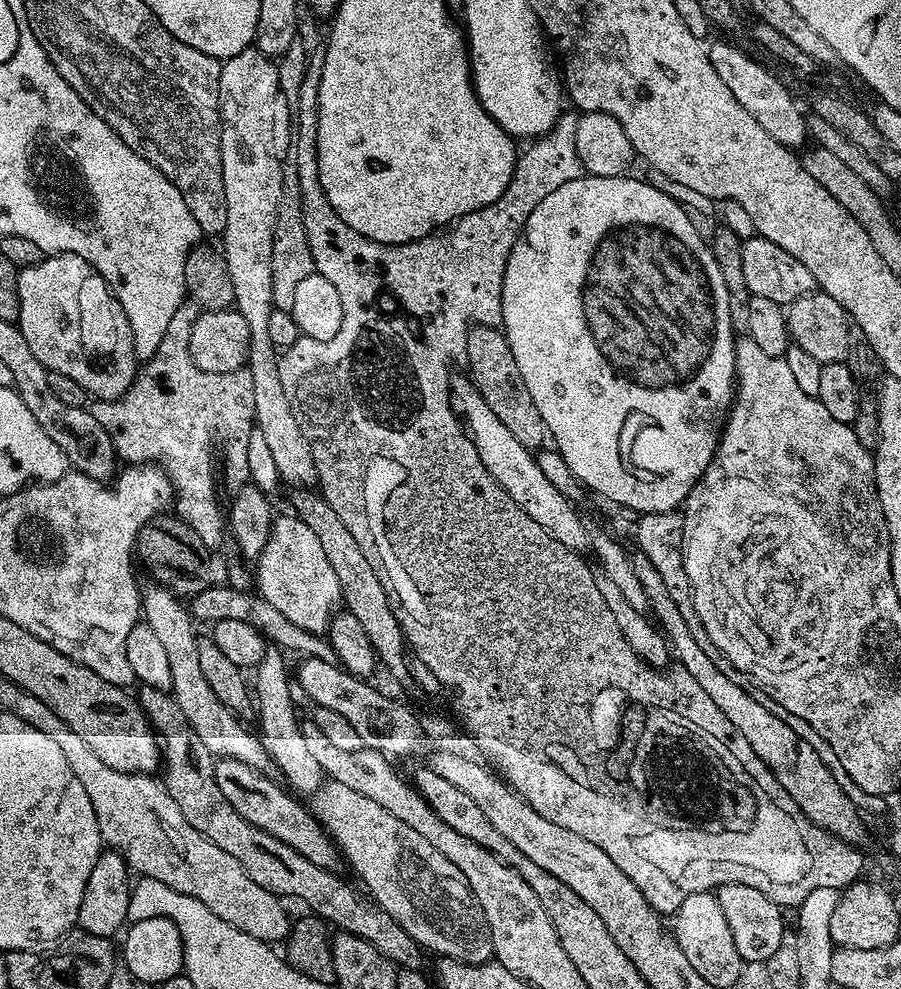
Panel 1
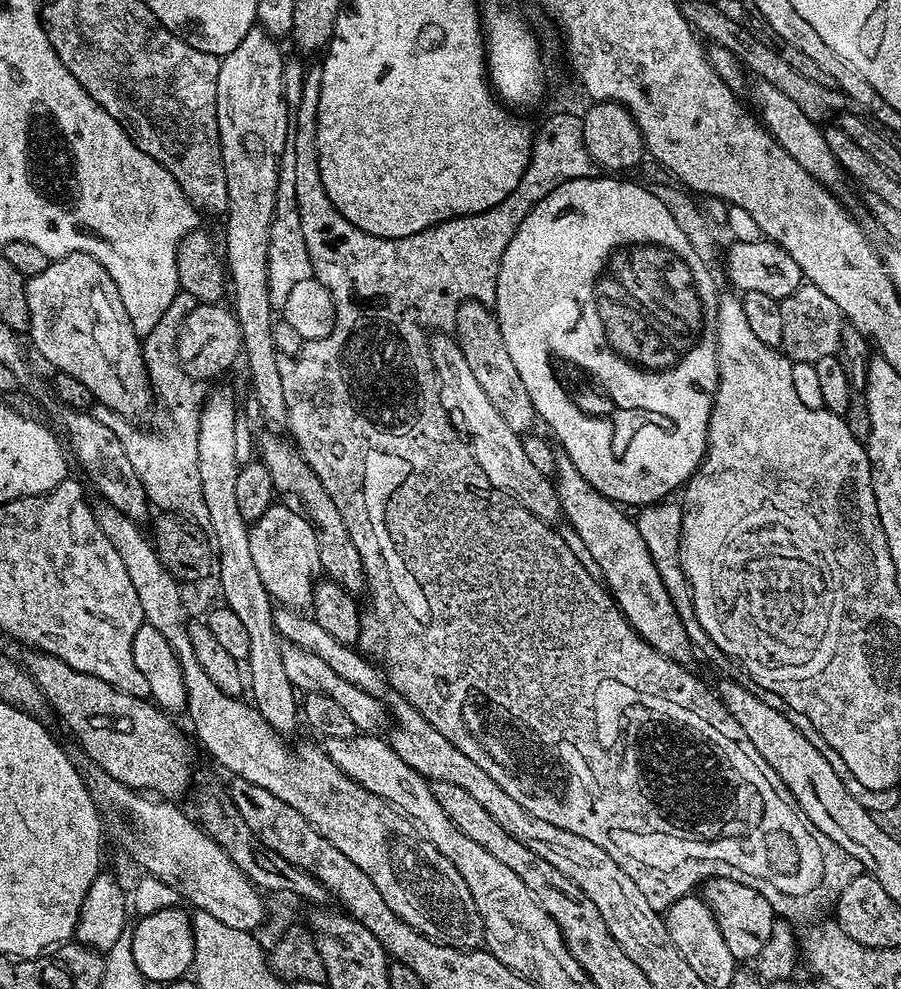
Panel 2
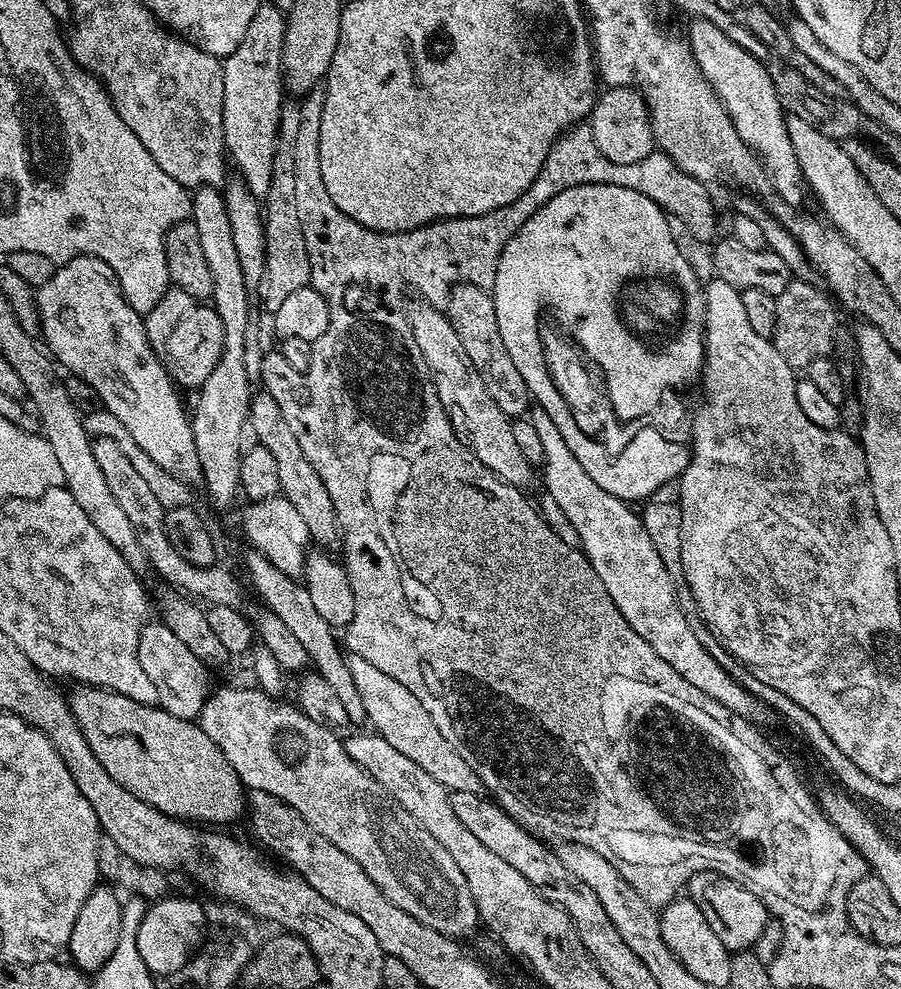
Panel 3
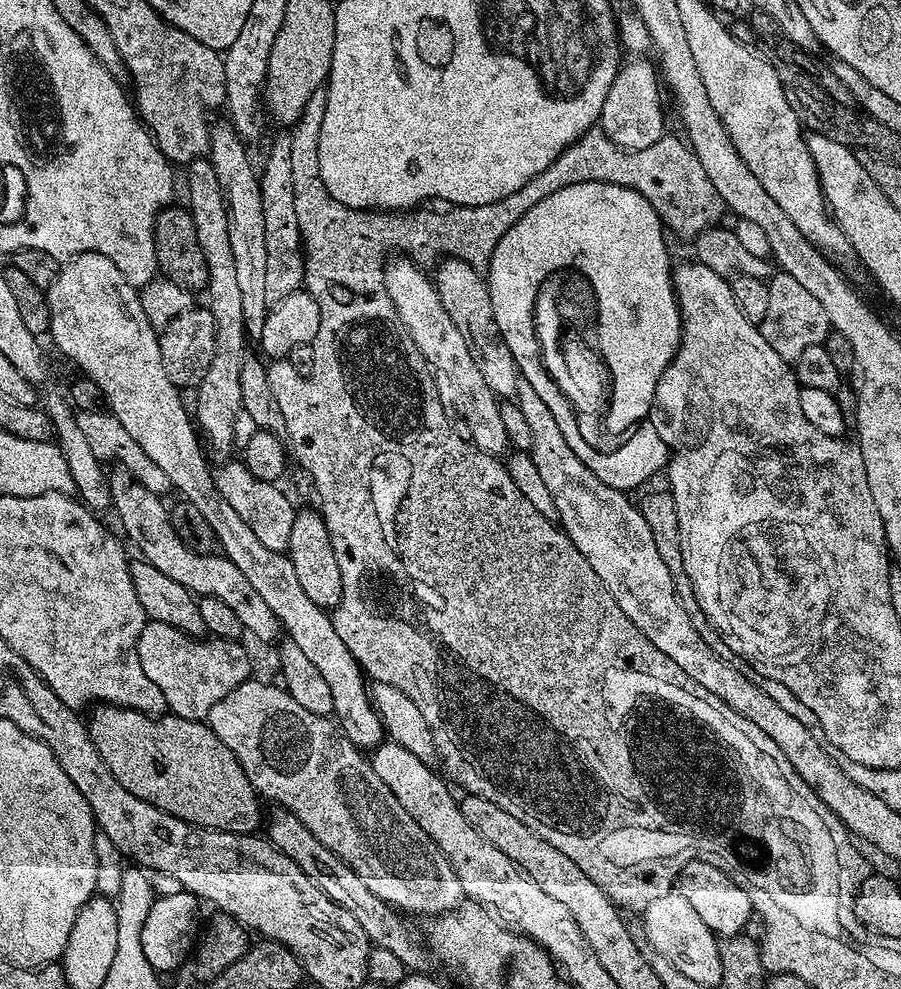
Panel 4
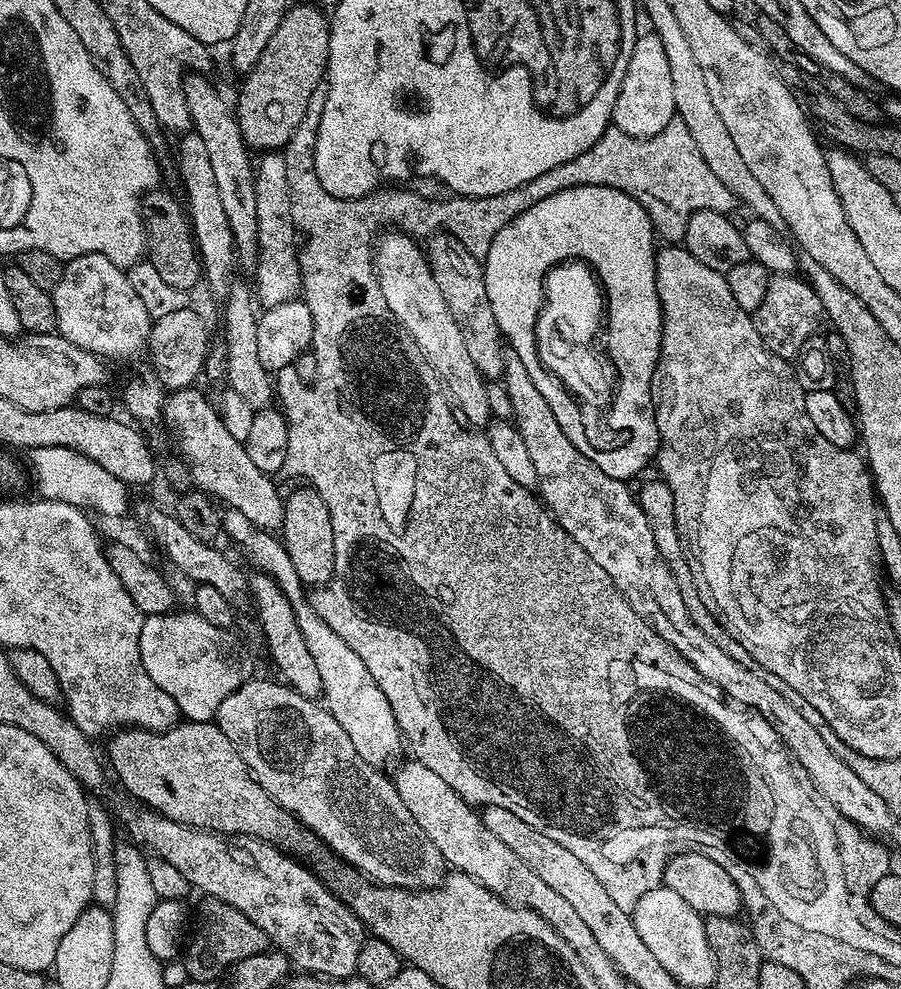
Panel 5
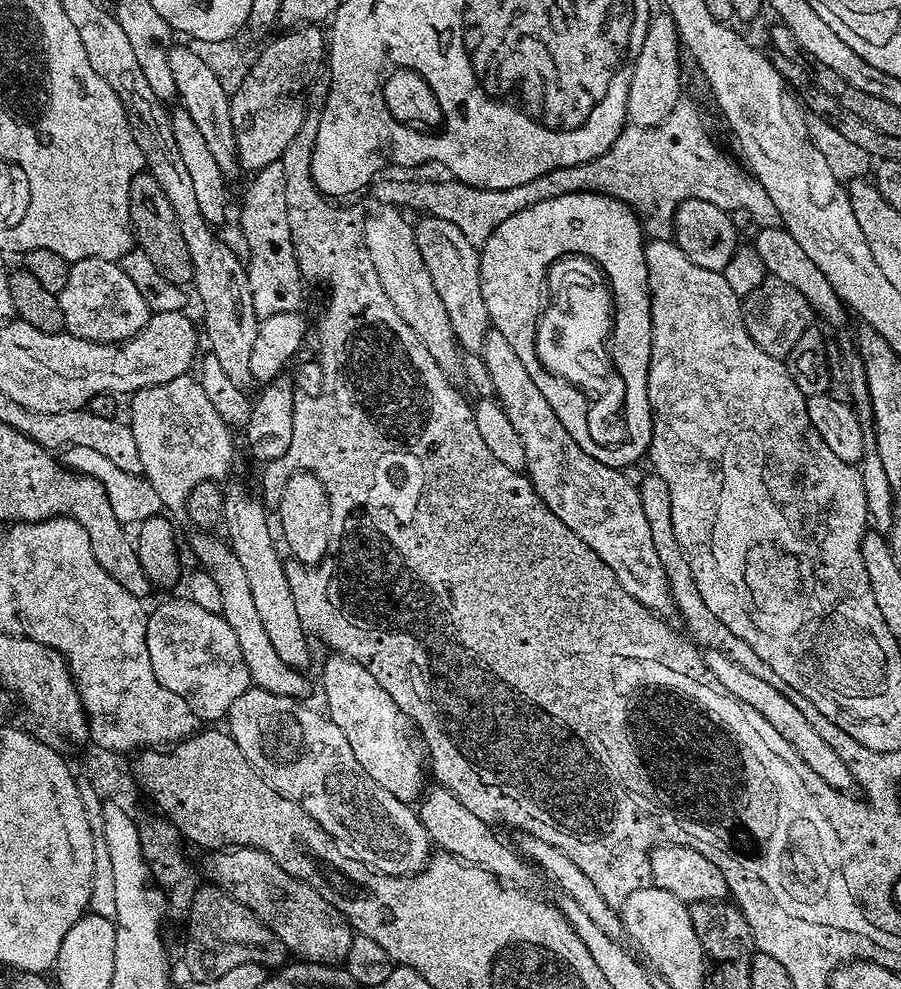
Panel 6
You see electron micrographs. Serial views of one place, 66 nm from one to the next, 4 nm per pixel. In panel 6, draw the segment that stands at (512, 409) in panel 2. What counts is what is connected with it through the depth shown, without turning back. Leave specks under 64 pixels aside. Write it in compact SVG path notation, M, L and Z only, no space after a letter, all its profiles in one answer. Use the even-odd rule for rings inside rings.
M427 214L419 219L414 224L418 251L422 254L422 262L426 262L426 270L430 270L430 278L434 282L434 290L438 290L438 298L442 298L442 306L446 306L456 341L465 353L480 354L490 327L486 302L482 298L480 253L454 222Z

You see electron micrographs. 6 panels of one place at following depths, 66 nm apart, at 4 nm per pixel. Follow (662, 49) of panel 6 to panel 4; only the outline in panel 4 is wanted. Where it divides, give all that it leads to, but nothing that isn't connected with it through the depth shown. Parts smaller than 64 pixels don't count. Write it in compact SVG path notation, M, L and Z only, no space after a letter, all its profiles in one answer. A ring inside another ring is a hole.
M634 58L630 64L625 63L620 72L614 78L610 86L610 94L606 94L606 102L602 102L602 114L598 121L600 131L606 133L613 142L619 147L624 148L627 152L637 152L646 150L646 146L654 146L666 135L664 128L664 100L660 97L660 88L662 92L662 76L658 71L657 65L652 64L648 58Z

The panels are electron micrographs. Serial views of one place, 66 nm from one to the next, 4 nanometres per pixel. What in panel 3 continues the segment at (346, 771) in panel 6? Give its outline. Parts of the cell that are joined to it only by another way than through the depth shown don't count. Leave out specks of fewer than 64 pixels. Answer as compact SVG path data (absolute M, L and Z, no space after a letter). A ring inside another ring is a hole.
M255 686L220 688L217 692L215 689L202 706L198 723L202 730L206 730L206 734L210 734L214 746L218 746L218 750L222 750L222 754L226 754L226 762L230 762L230 766L234 766L245 789L274 794L274 798L282 798L282 802L286 802L286 806L294 806L294 810L298 810L298 814L302 814L302 818L306 818L306 822L310 822L310 826L314 826L314 830L318 830L318 834L322 834L322 838L330 838L330 842L334 842L334 846L338 846L338 850L350 854L350 858L354 858L354 862L358 862L358 866L362 866L362 870L366 870L366 874L370 874L370 878L374 878L378 890L382 890L382 894L386 894L386 898L390 898L390 902L394 902L394 906L402 906L402 910L406 910L406 914L418 918L418 922L422 922L422 926L430 926L430 930L438 930L438 934L443 936L465 938L464 936L470 935L475 930L476 924L478 928L476 903L470 894L470 886L466 886L466 878L462 878L462 870L458 870L454 858L450 858L450 854L446 854L446 850L442 850L442 846L438 846L438 842L434 842L434 838L430 838L430 834L426 834L426 830L422 830L422 826L418 826L418 822L414 822L414 818L410 818L410 814L406 814L406 810L402 810L402 806L398 806L398 802L394 802L392 795L369 772L362 770L362 766L358 766L358 762L354 762L354 758L350 758L350 754L346 754L344 740L336 737L339 735L333 729L313 722L311 718L306 718L306 714L302 714L302 710L296 707L295 703L283 704L282 701L283 699L275 696L267 696L261 688Z

